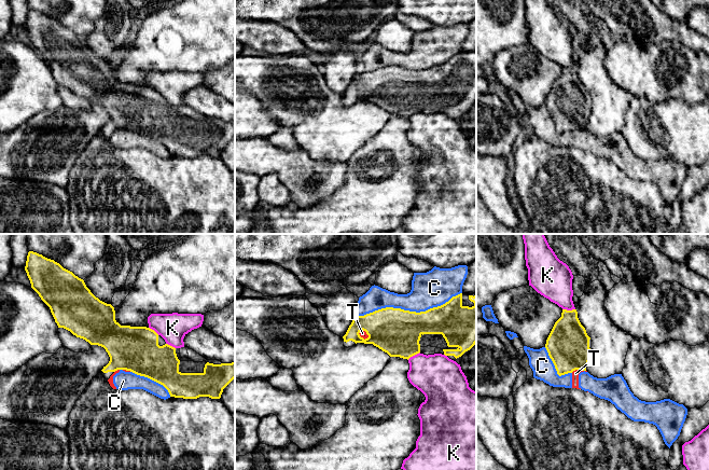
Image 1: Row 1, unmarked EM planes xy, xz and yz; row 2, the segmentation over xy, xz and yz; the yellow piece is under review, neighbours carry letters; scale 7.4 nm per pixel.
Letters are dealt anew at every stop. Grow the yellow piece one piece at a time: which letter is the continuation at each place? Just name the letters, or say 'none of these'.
none of these

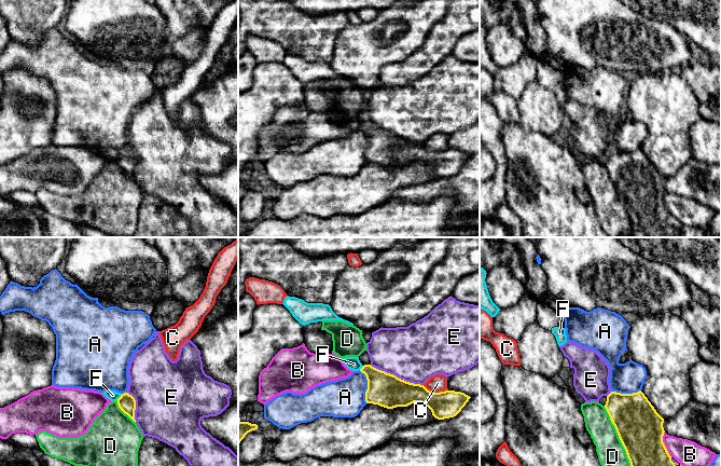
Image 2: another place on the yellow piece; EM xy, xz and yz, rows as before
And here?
none of these

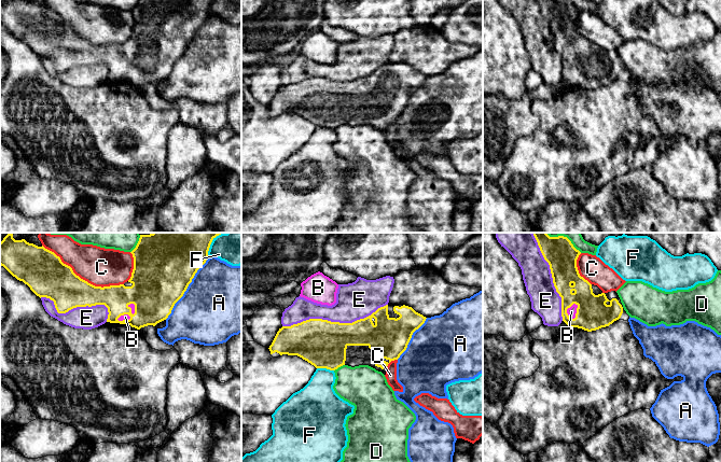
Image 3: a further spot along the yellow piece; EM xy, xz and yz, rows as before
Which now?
B

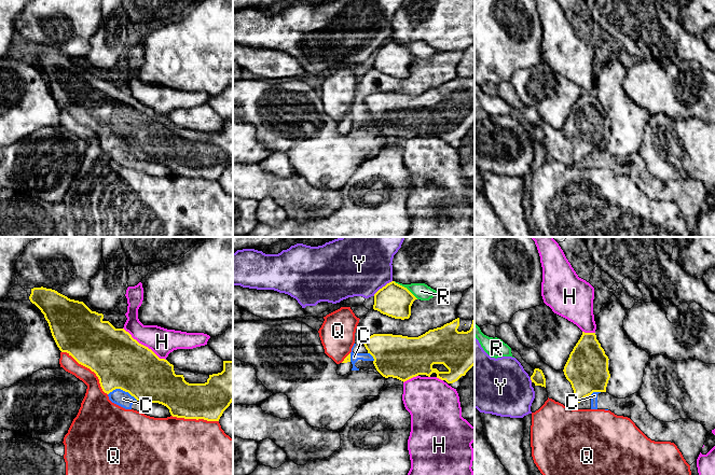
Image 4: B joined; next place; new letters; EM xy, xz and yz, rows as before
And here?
none of these

